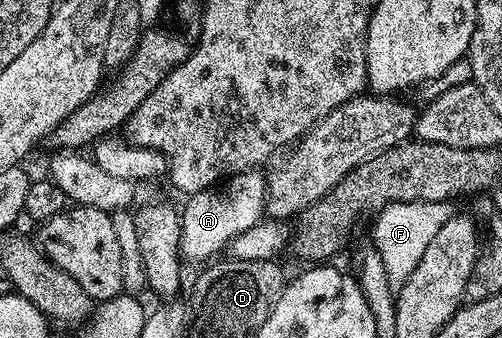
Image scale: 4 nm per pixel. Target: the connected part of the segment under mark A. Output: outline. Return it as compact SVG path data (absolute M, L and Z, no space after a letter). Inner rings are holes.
M259 169L236 174L209 189L199 190L187 199L180 214L180 252L185 259L203 263L212 260L246 228L254 228L266 214L268 184ZM216 254L216 255L215 255ZM203 258L208 258L204 259Z

